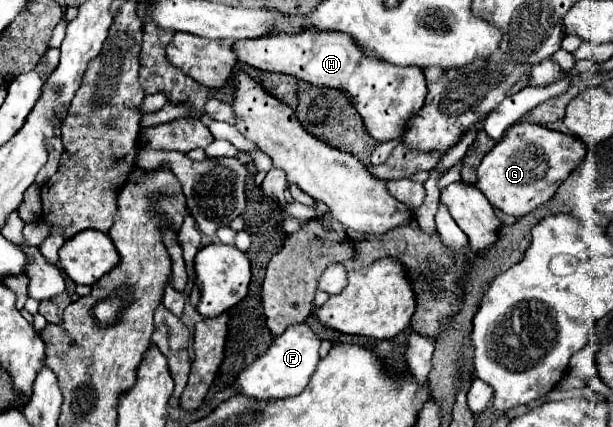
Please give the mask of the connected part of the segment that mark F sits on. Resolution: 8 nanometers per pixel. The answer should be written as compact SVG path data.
M306 322L286 326L286 330L274 338L266 354L254 360L248 368L244 368L234 384L240 394L248 394L258 400L266 398L278 400L278 398L288 398L292 394L300 394L300 390L304 390L304 386L310 382L320 362L318 348L320 348L320 338L312 332L312 328Z

